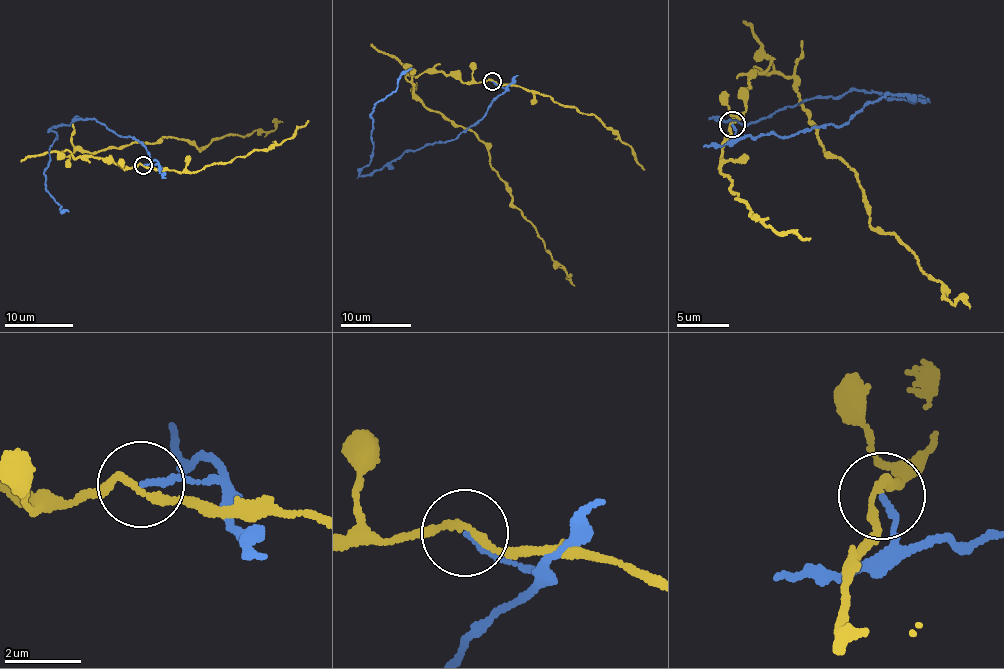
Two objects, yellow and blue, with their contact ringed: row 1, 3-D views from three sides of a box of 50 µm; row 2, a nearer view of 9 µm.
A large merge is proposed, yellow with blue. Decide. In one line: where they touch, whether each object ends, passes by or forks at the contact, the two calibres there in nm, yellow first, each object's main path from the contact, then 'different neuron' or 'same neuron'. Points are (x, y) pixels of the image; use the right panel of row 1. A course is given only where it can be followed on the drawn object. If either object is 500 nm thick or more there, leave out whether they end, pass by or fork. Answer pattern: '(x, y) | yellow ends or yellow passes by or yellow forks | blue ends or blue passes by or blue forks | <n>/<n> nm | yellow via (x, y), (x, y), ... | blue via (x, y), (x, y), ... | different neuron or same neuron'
(732, 124) | yellow passes by | blue ends | 170/160 nm | yellow via (732, 122), (754, 69), (790, 76), (875, 229), (968, 309) | blue via (731, 124), (742, 138), (789, 137), (840, 127), (887, 92), (926, 99), (850, 89), (747, 124), (709, 119) | different neuron

